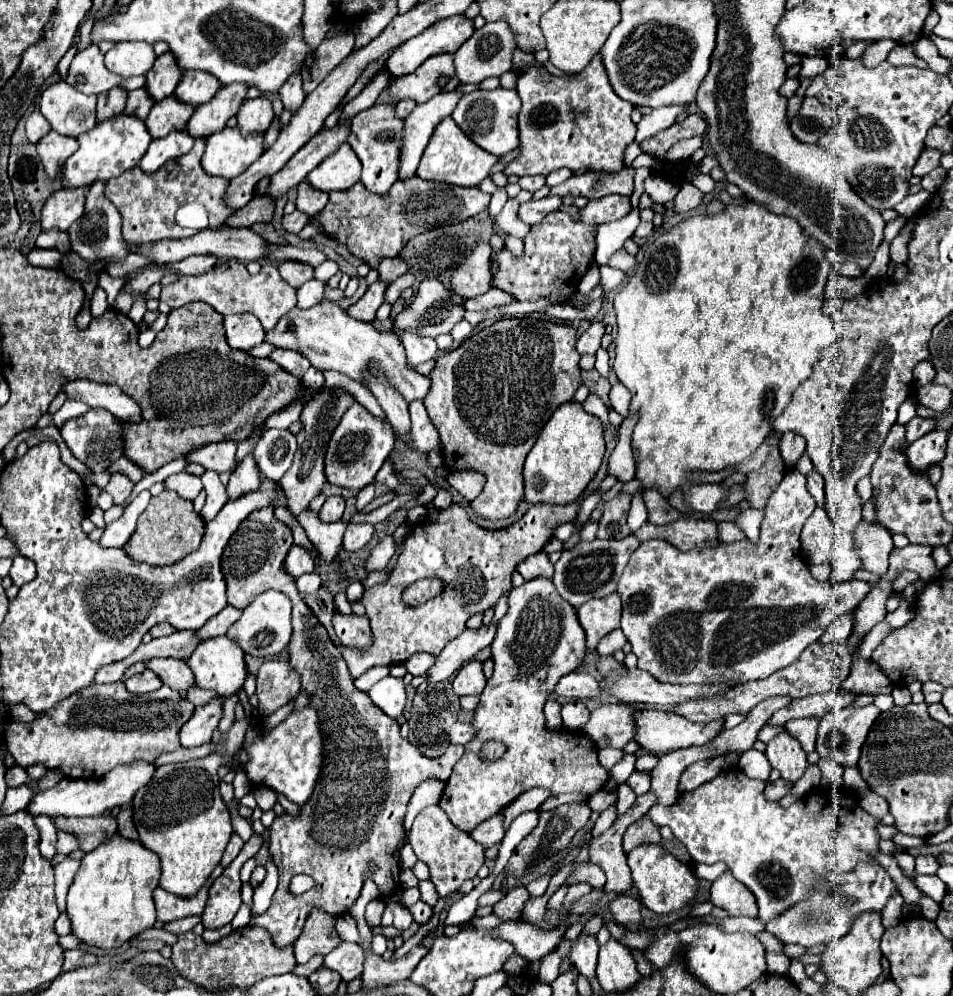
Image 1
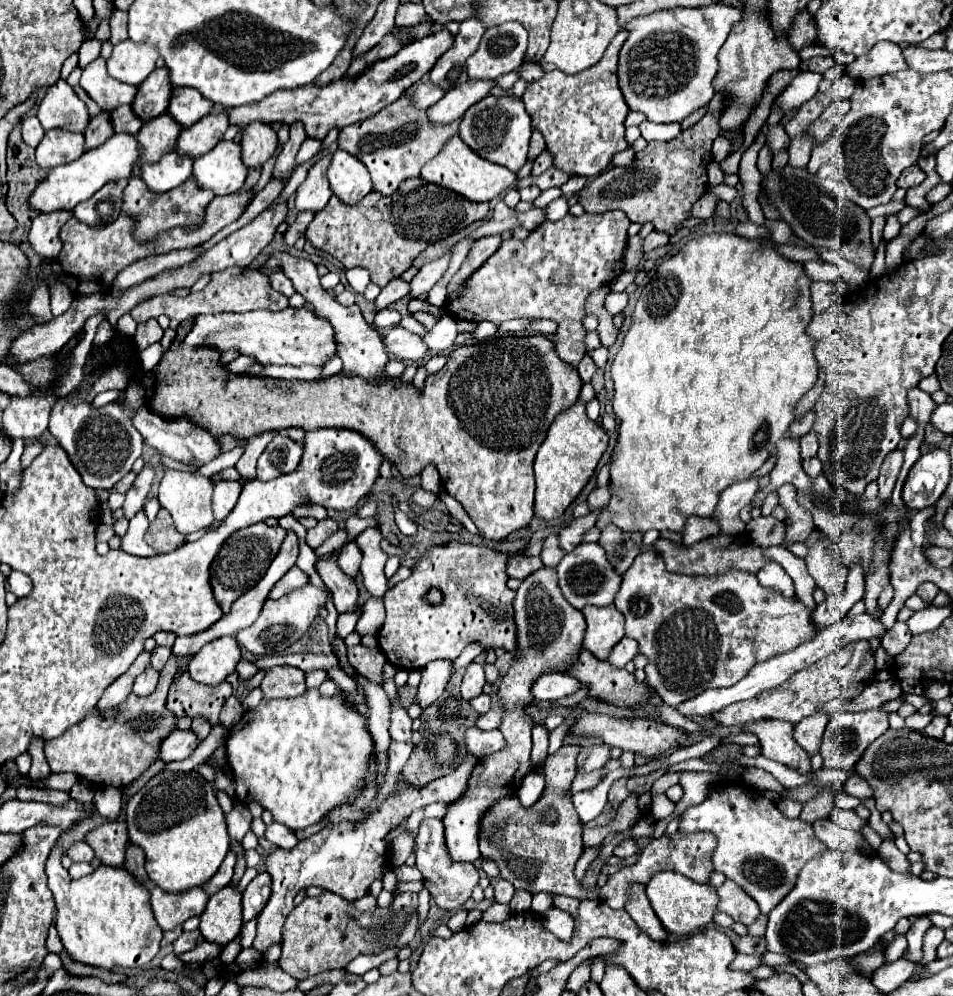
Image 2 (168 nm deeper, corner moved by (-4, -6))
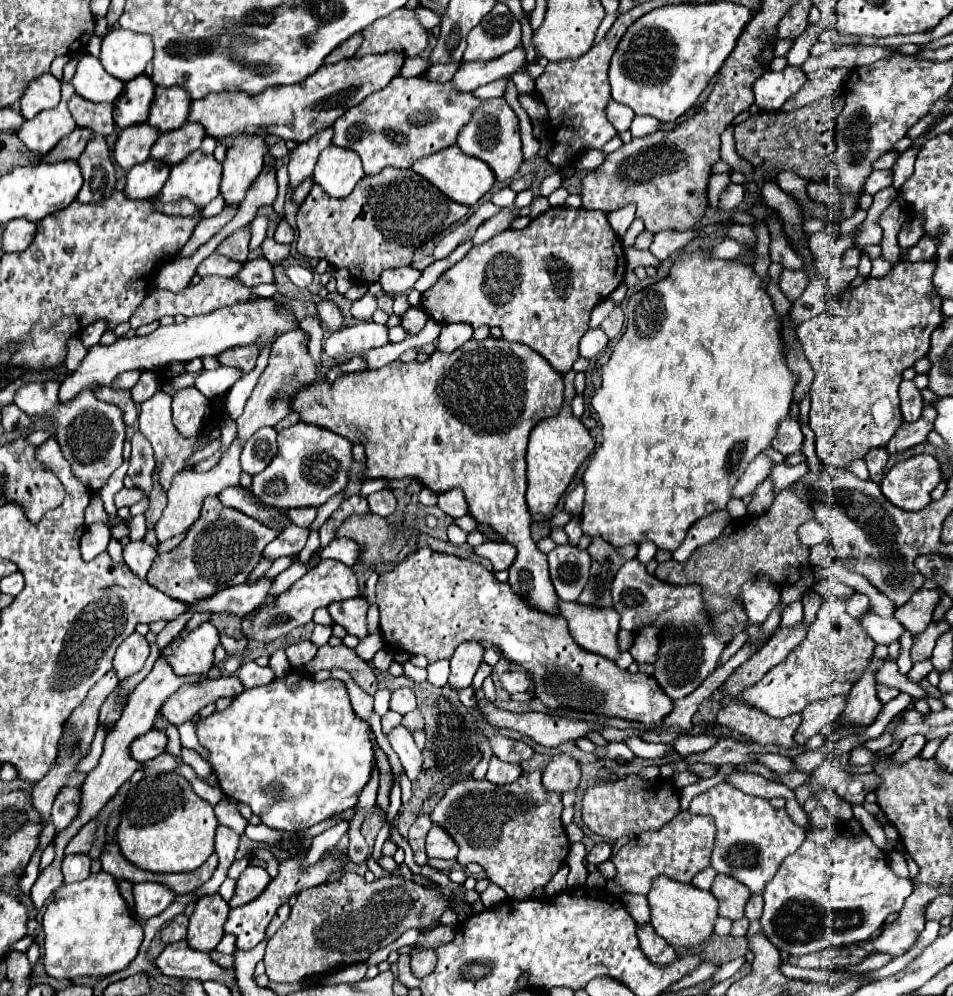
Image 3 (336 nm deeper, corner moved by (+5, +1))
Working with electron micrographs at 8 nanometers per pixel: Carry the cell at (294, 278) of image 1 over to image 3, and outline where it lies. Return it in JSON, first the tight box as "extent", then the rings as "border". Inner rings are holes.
{"extent":[237,258,275,286],"border":[[[257,258],[251,262],[245,262],[241,272],[237,274],[237,278],[247,284],[247,286],[257,286],[257,284],[267,284],[267,282],[275,282],[273,276],[273,266],[267,258]]]}

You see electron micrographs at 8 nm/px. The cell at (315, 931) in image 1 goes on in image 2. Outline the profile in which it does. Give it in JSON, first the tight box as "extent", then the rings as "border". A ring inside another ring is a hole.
{"extent":[278,893,420,979],"border":[[[322,893],[318,897],[304,899],[286,917],[286,923],[282,927],[282,955],[278,959],[278,965],[282,967],[282,971],[292,975],[294,979],[306,979],[306,977],[312,977],[312,975],[318,975],[318,973],[330,971],[330,969],[344,969],[346,963],[352,961],[360,953],[378,955],[392,947],[398,947],[398,949],[406,947],[414,939],[418,927],[420,927],[420,923],[418,923],[418,893],[398,893],[398,895],[394,895],[390,907],[376,907],[374,911],[366,911],[366,913],[358,911],[352,905],[352,901],[346,901],[340,895]]]}

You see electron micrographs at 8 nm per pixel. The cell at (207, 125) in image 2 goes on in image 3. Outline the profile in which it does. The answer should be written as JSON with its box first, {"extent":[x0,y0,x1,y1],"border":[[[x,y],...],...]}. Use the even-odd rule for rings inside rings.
{"extent":[151,122,205,166],"border":[[[187,122],[177,130],[163,132],[155,146],[151,148],[151,158],[157,158],[169,166],[179,164],[193,150],[197,150],[203,140],[205,130],[201,130],[201,126],[193,126],[193,122]]]}

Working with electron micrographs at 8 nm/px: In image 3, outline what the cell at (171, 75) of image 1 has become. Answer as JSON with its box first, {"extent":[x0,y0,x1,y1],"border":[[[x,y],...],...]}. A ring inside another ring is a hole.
{"extent":[115,74,155,128],"border":[[[139,74],[137,78],[129,80],[125,84],[123,96],[115,102],[115,124],[117,128],[127,128],[137,122],[145,122],[149,116],[149,108],[153,104],[155,96],[155,84],[147,74]]]}

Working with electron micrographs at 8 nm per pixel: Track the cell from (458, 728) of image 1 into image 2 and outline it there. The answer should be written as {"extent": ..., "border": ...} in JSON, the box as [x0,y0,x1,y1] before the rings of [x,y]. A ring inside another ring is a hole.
{"extent":[466,727,506,759],"border":[[[472,727],[472,729],[466,731],[466,747],[468,747],[468,753],[482,759],[482,757],[486,757],[490,753],[496,753],[496,751],[504,749],[506,739],[502,737],[502,733],[498,729],[480,731],[480,729]]]}

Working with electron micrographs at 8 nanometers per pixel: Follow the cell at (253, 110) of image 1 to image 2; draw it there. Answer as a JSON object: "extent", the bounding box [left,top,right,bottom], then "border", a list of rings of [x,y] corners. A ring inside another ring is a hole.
{"extent":[242,125,278,169],"border":[[[250,125],[242,133],[242,161],[248,169],[262,167],[278,147],[278,137],[270,125]]]}

